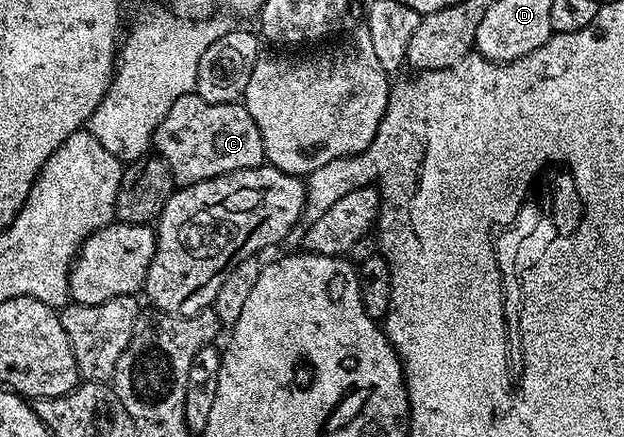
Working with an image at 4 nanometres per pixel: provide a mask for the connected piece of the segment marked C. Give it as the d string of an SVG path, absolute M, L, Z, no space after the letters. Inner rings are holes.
M195 93L178 97L170 105L170 111L155 129L154 151L180 185L201 183L203 179L258 167L265 162L262 133L243 102L208 103Z

